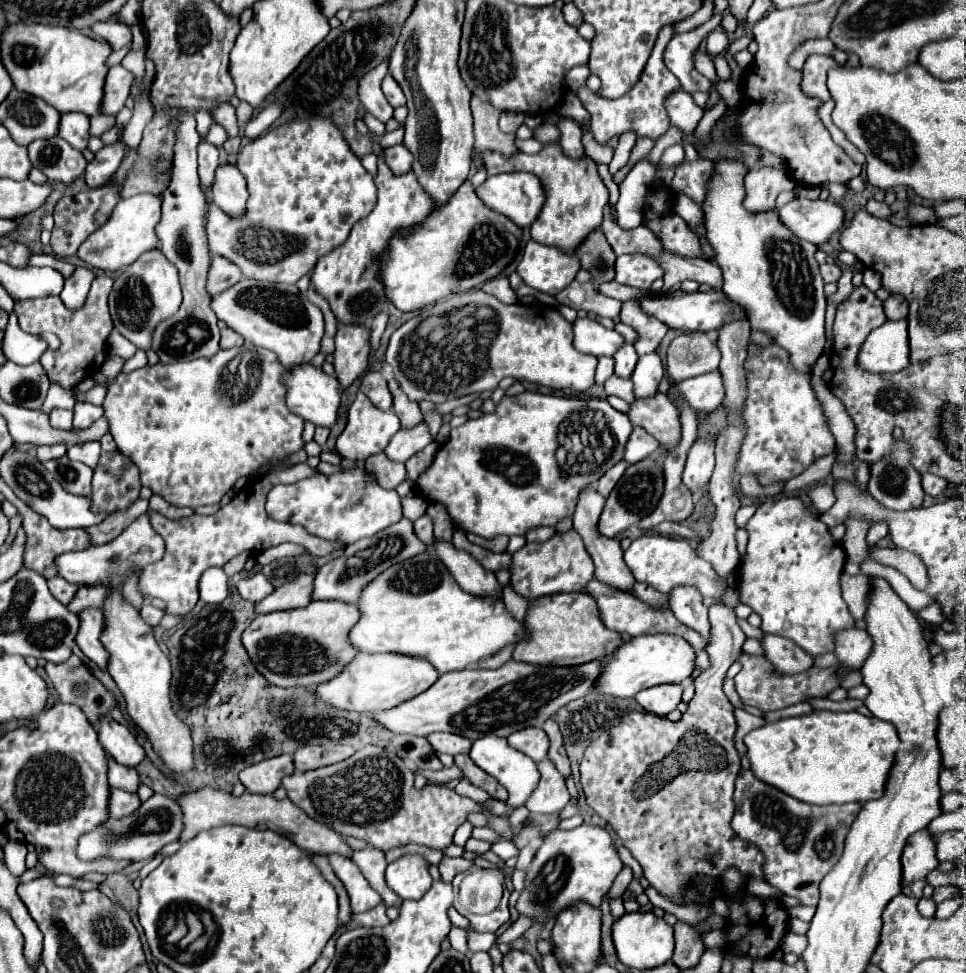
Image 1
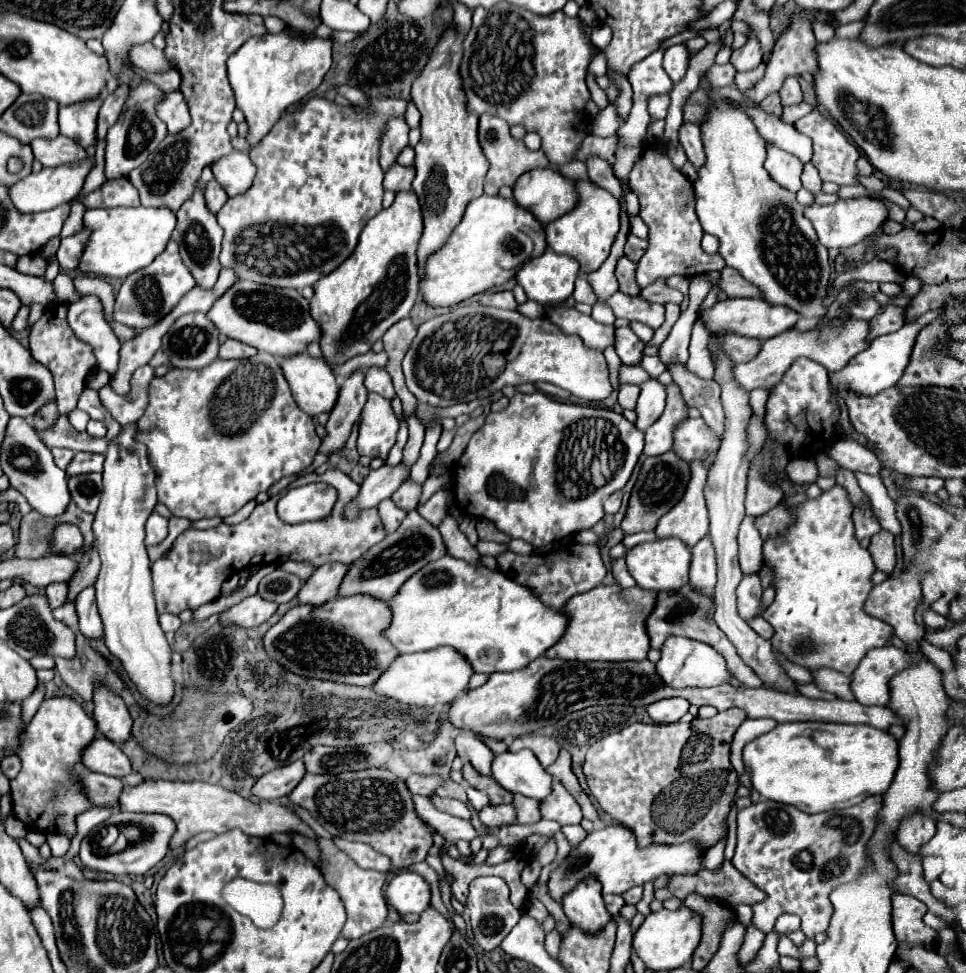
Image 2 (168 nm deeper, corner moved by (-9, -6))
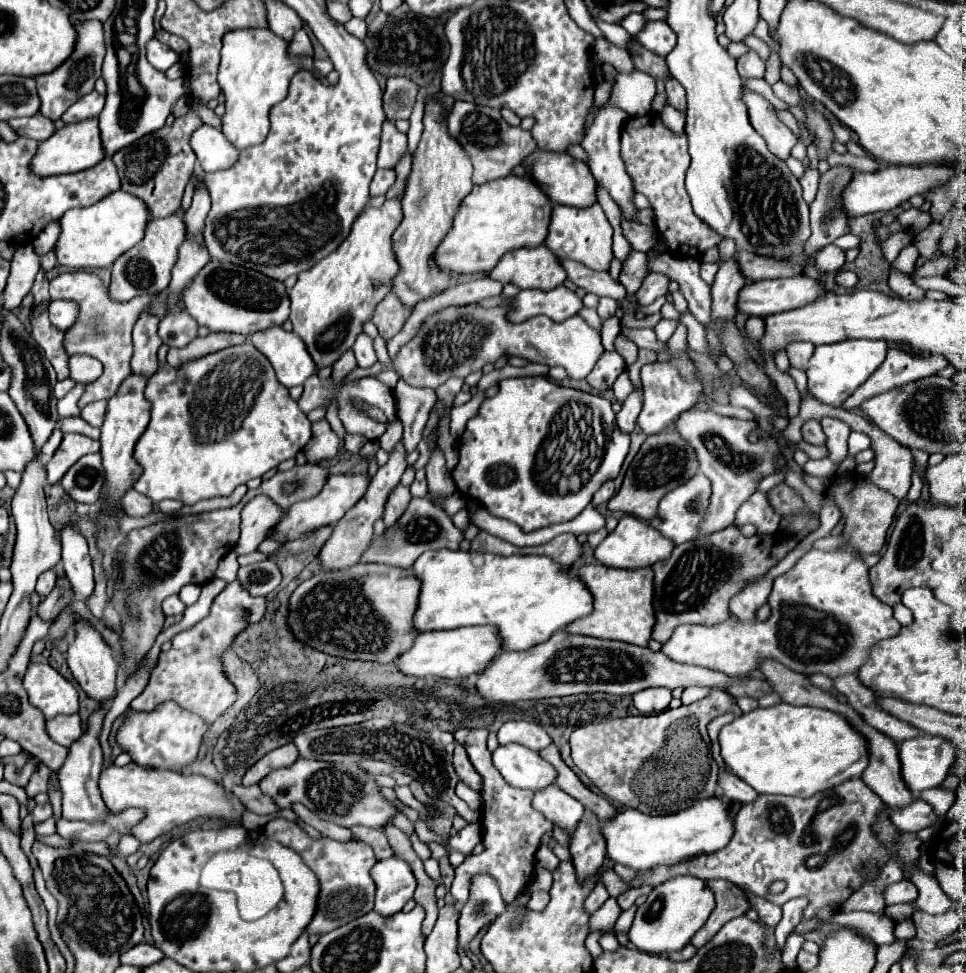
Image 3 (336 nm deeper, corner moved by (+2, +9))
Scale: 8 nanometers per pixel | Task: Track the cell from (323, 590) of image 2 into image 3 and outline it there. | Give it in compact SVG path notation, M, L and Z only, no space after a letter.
M399 442L397 448L389 454L389 462L383 468L379 468L379 472L371 478L363 498L335 524L331 538L327 540L327 544L319 552L319 560L321 560L323 570L343 570L343 568L349 568L361 560L365 548L369 548L369 544L373 540L373 524L377 520L381 520L381 516L383 516L385 498L389 498L389 492L393 492L393 488L399 484L405 468L407 468L405 450L403 450L403 442Z

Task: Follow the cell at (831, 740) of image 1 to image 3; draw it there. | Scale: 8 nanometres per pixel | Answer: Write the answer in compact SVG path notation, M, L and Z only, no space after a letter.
M779 702L771 708L755 708L735 718L731 724L725 724L719 732L719 744L725 766L735 776L753 786L759 794L785 794L809 798L815 792L841 784L843 780L861 776L861 772L869 764L867 744L863 736L857 734L857 730L841 714L813 706L789 706L785 702Z

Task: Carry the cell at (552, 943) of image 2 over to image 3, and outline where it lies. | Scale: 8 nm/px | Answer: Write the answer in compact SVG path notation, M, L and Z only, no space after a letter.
M535 890L533 894L531 894L531 900L529 900L529 908L533 908L533 910L543 910L545 906L547 906L547 902L549 902L549 892L545 892L545 890Z

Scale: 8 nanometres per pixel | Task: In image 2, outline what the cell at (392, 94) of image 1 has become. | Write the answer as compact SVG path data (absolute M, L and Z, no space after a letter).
M314 97L296 113L280 117L272 131L250 149L250 159L258 169L254 185L244 195L228 199L216 213L224 229L222 267L232 267L240 279L302 291L352 255L364 225L382 211L384 171L378 165L380 129L388 117L404 115L404 107L408 105L396 99L368 101L374 109L372 115L364 109L352 111L322 97Z

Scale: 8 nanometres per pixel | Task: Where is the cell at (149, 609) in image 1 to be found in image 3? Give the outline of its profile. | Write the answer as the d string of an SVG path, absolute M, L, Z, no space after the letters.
M169 596L169 598L163 602L163 612L165 612L165 616L183 614L185 608L187 608L187 606L179 600L179 596Z

